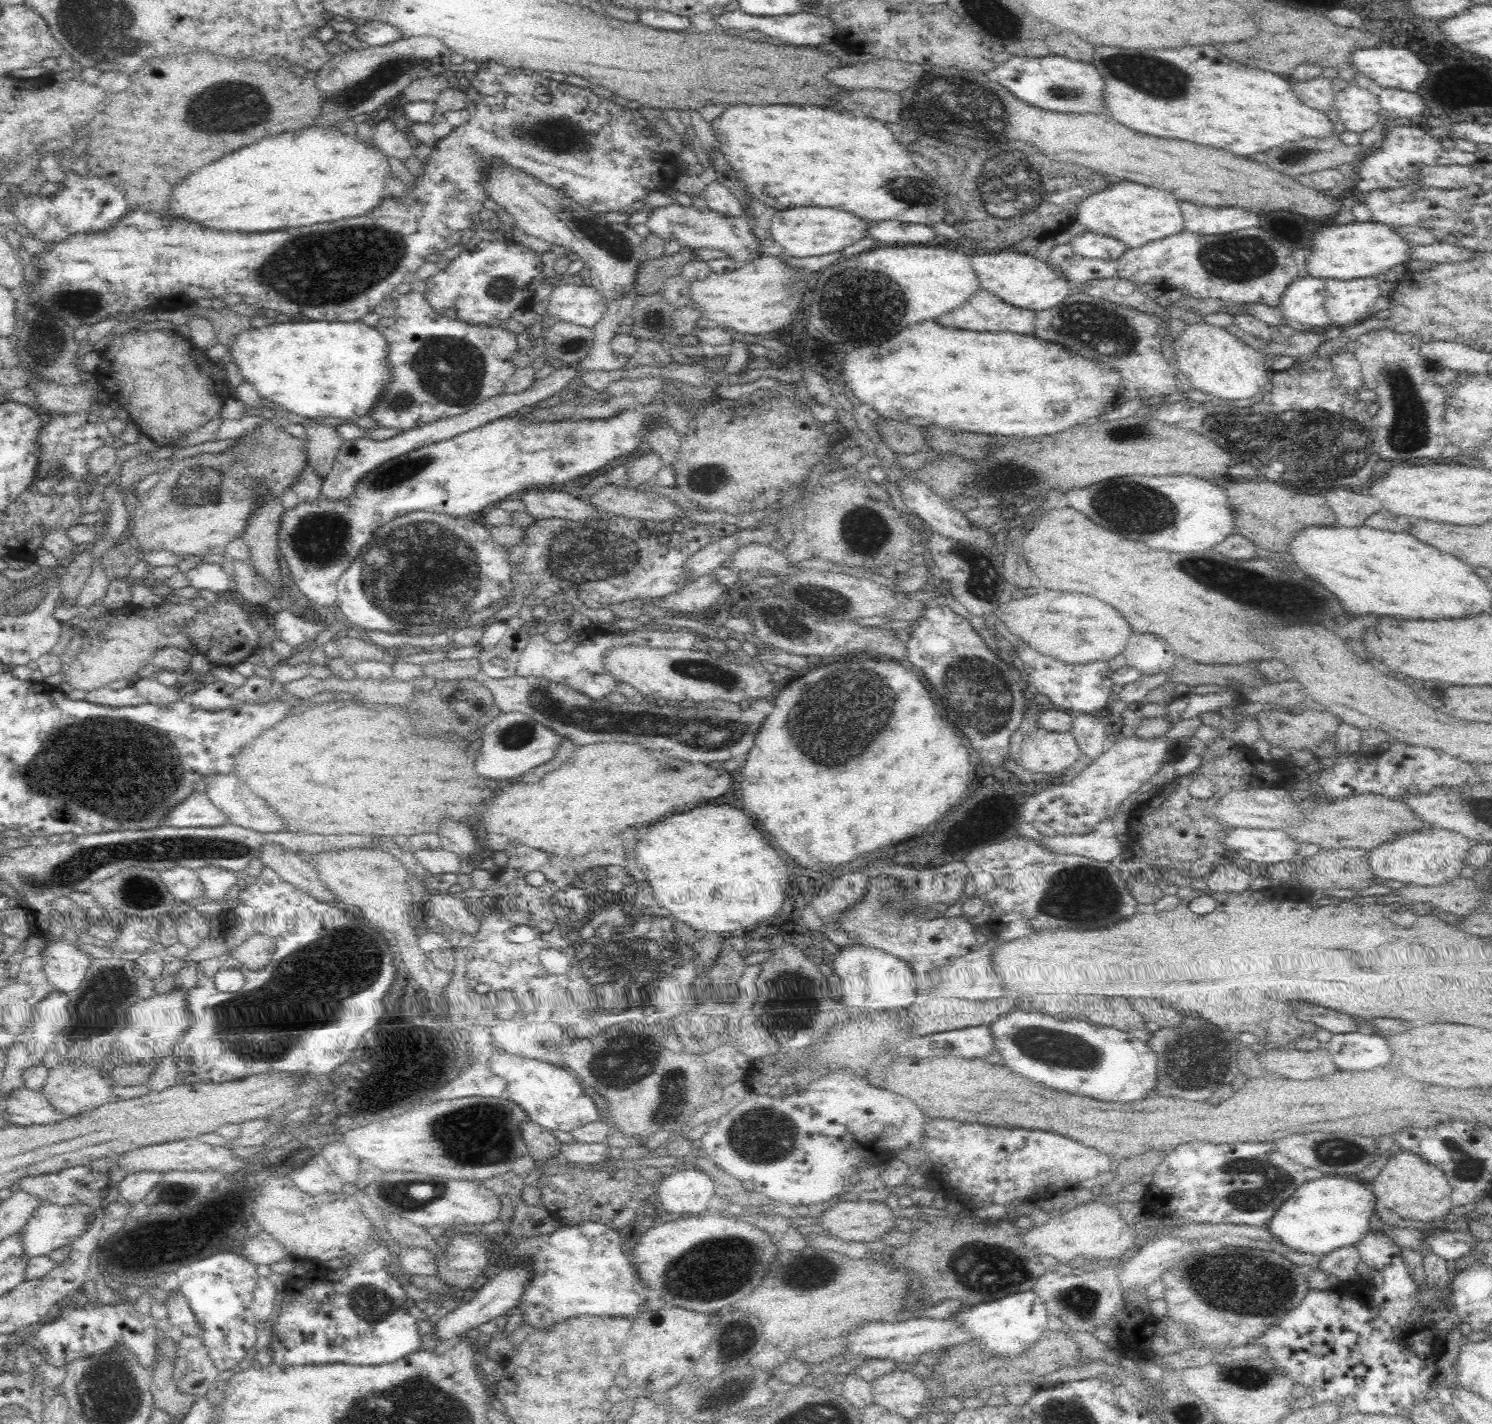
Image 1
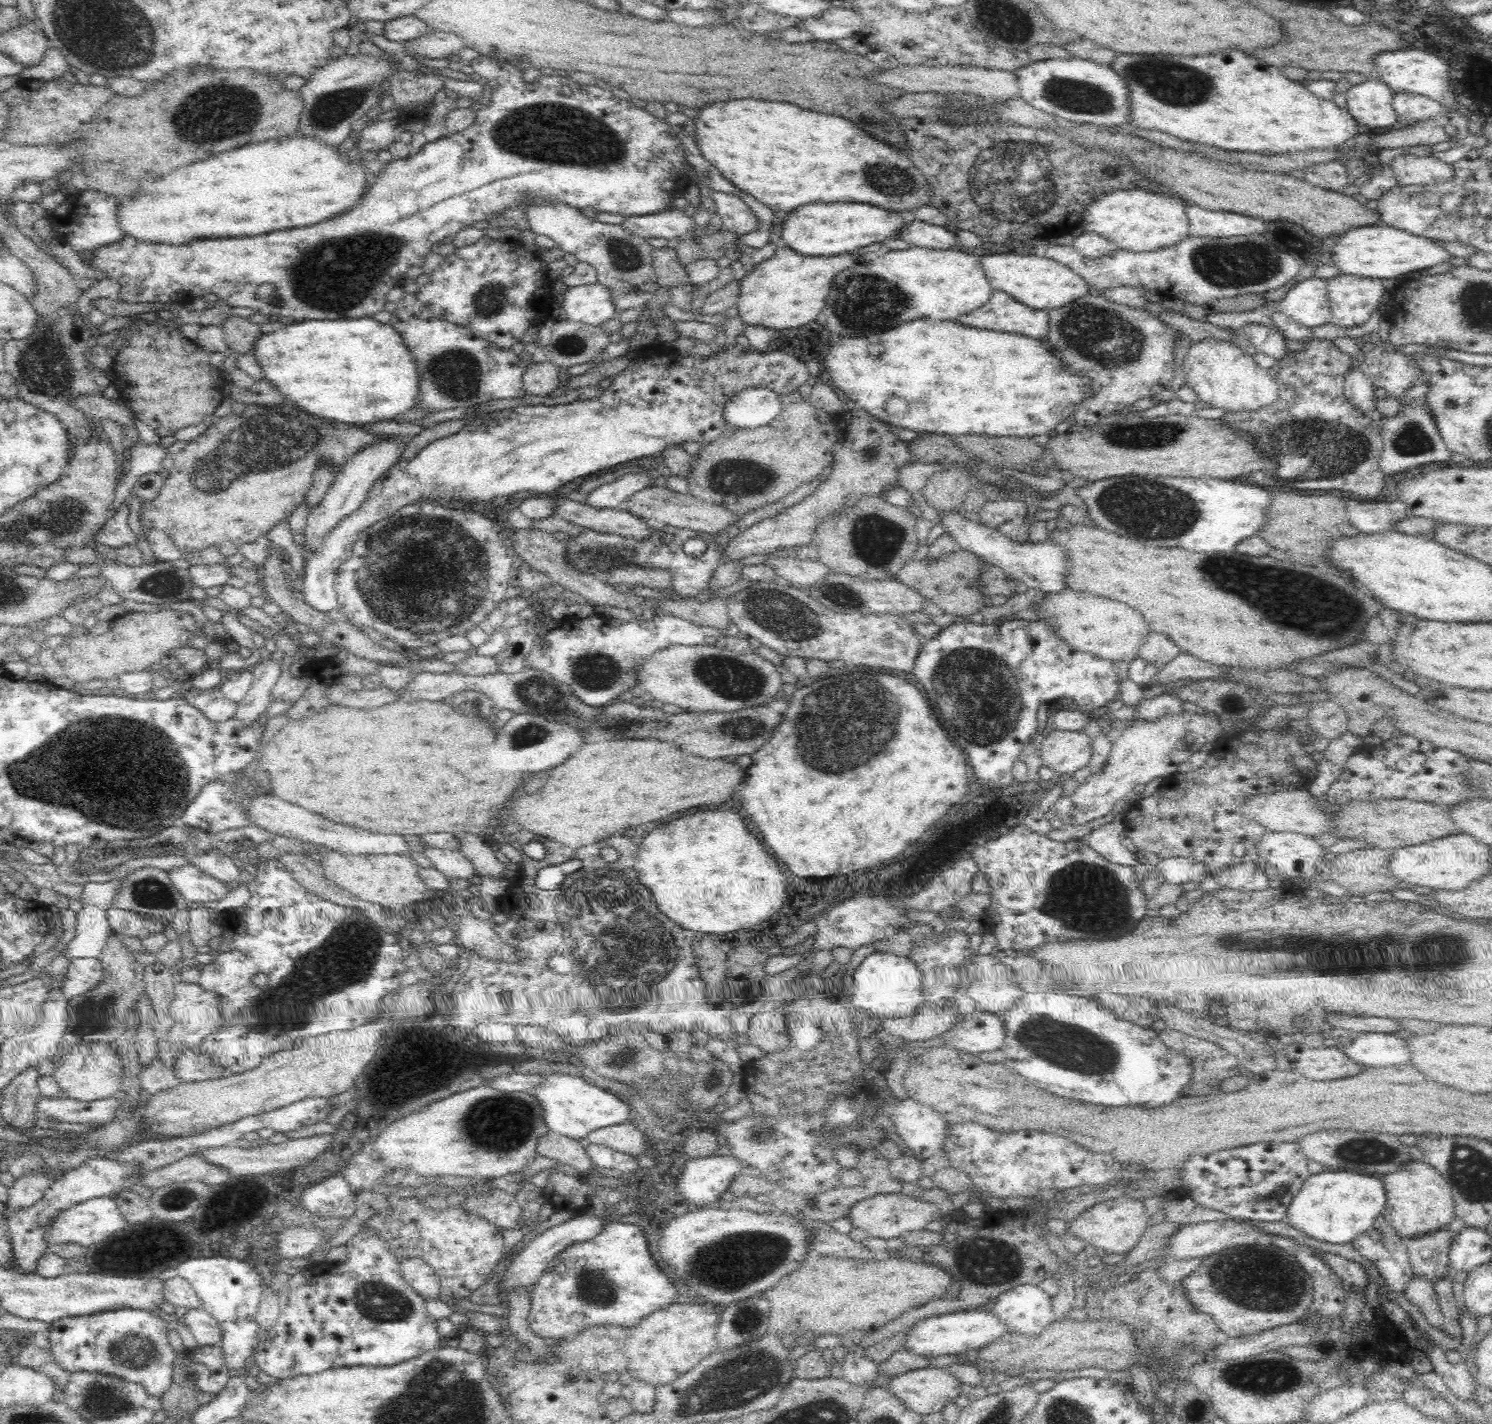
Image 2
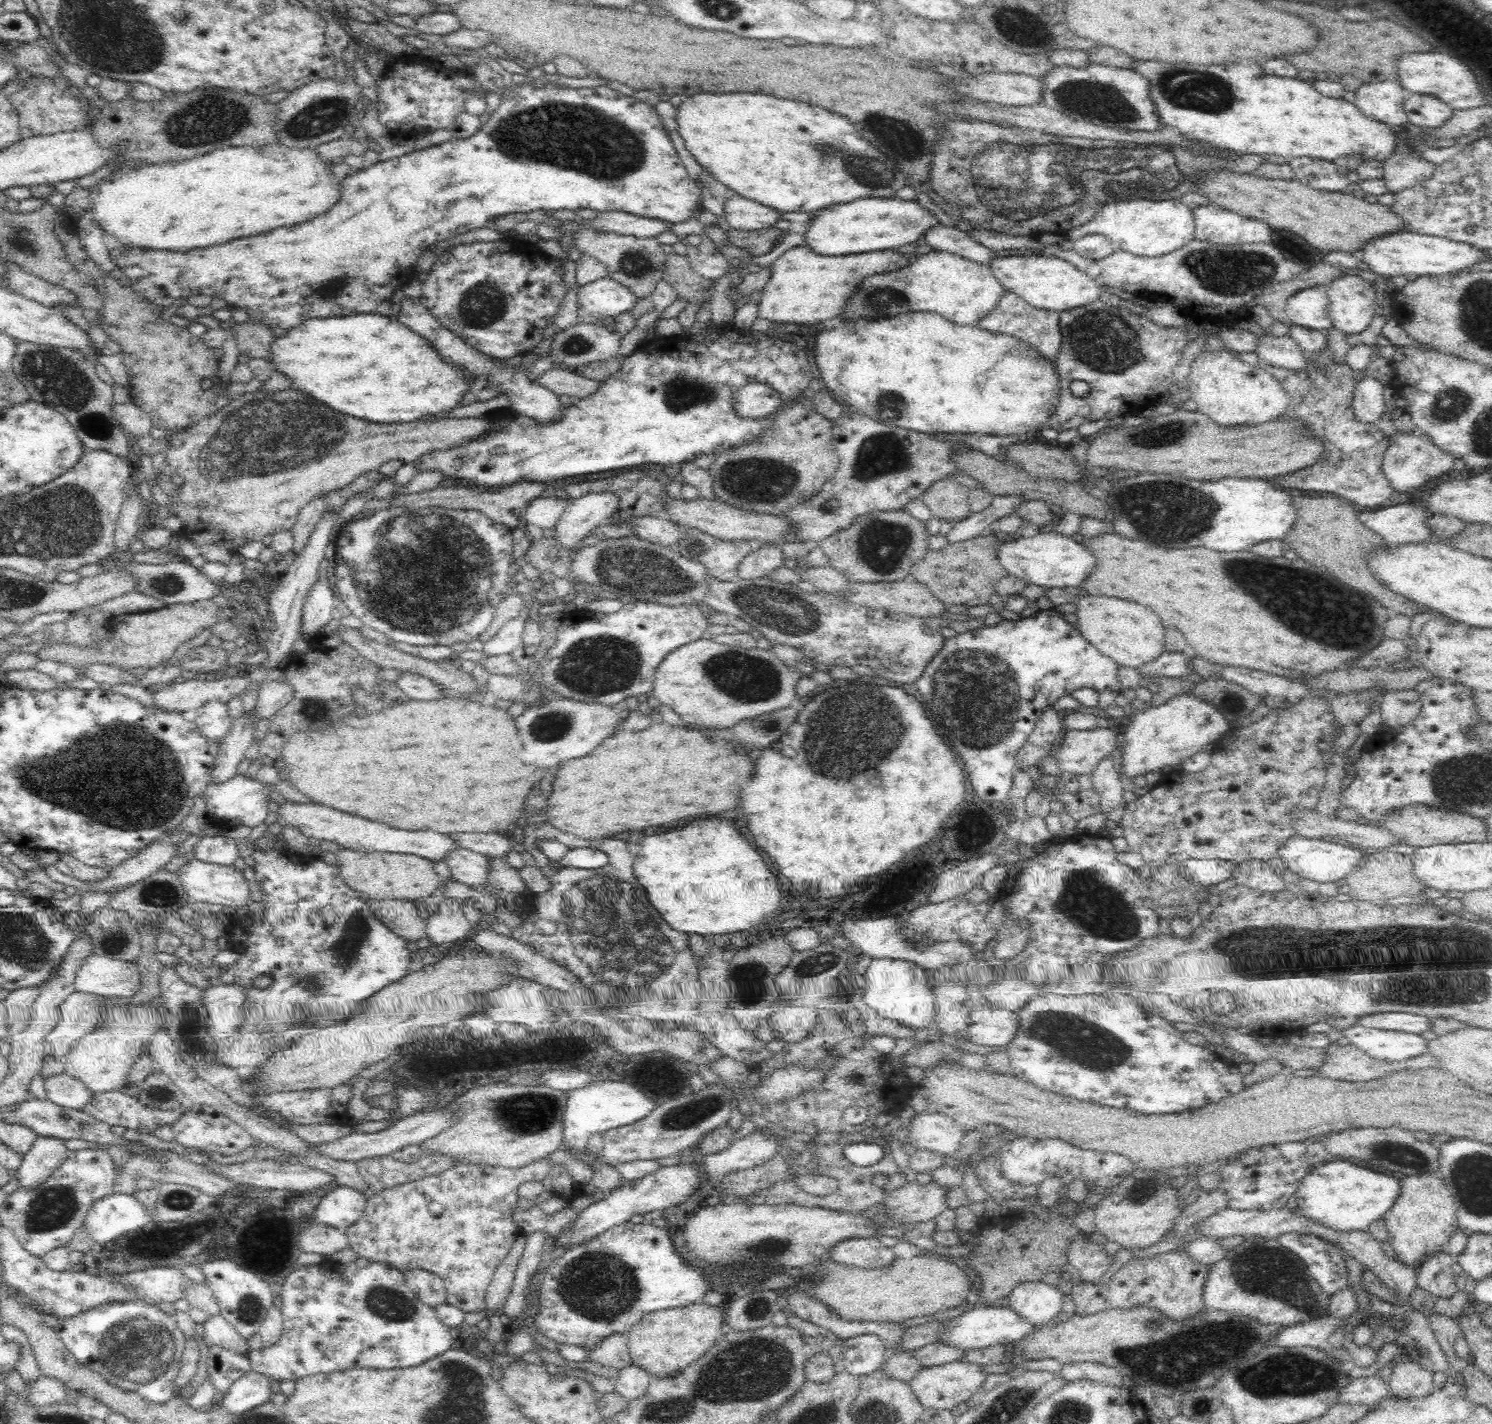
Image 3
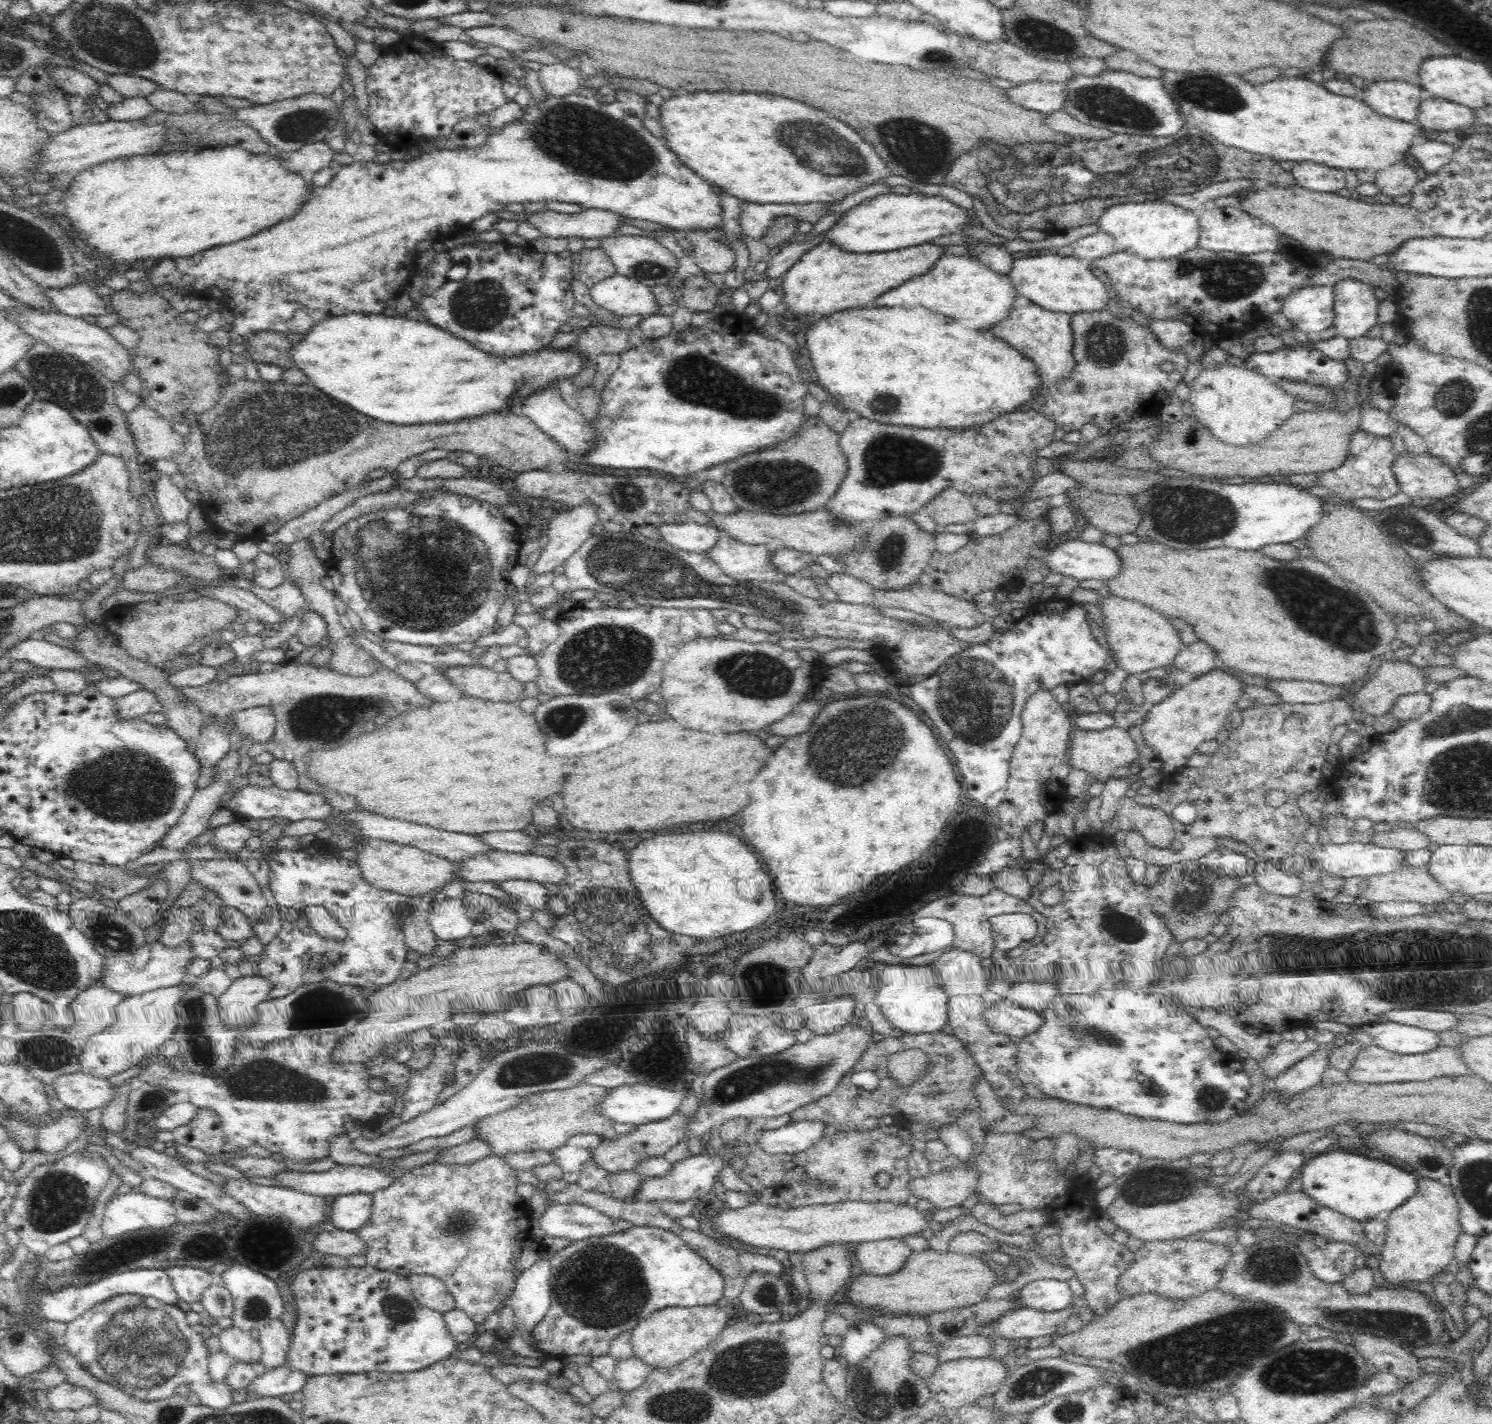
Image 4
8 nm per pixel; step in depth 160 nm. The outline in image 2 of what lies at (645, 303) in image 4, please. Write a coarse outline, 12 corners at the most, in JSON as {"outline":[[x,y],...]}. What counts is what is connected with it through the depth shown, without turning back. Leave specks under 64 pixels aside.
{"outline":[[568,287],[561,312],[592,326],[617,317],[610,289]]}

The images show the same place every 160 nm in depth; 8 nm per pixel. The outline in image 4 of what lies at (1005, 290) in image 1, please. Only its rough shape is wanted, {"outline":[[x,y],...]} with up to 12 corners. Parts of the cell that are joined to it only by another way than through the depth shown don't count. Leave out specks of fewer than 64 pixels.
{"outline":[[1018,258],[1016,292],[1044,310],[1076,314],[1108,304],[1087,262]]}

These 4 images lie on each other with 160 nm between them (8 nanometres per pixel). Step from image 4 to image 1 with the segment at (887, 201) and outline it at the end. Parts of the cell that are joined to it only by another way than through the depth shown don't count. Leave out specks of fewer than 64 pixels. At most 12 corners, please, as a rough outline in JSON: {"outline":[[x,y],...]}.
{"outline":[[832,208],[776,210],[770,239],[790,257],[836,253],[870,226]]}

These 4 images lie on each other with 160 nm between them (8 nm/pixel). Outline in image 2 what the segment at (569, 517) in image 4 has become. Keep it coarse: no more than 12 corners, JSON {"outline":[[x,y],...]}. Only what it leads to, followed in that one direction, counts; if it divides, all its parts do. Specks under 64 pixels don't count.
{"outline":[[650,468],[589,492],[586,504],[619,508],[653,482]]}

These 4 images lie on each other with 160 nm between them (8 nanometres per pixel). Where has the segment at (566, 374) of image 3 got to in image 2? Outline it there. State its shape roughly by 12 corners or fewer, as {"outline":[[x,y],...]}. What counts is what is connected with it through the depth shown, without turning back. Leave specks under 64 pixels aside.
{"outline":[[532,362],[524,368],[524,394],[545,396],[565,377],[554,363]]}

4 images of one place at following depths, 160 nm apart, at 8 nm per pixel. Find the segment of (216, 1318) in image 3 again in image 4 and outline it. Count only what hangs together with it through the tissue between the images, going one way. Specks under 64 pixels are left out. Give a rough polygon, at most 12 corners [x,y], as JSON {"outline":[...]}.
{"outline":[[230,1325],[217,1336],[235,1361],[259,1361],[261,1346],[250,1333]]}

